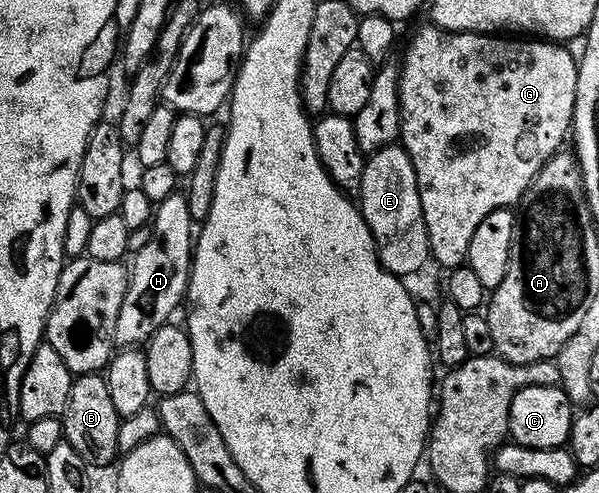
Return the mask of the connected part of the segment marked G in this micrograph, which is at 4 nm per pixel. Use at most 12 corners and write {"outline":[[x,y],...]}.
{"outline":[[426,25],[400,146],[432,262],[466,262],[573,126],[578,60]]}

